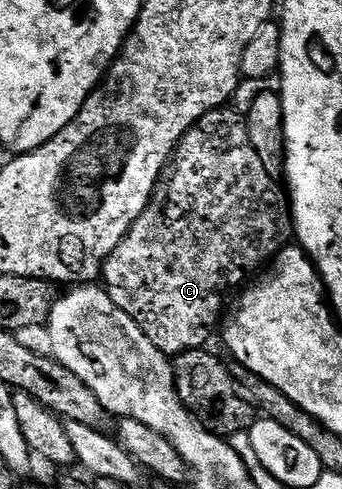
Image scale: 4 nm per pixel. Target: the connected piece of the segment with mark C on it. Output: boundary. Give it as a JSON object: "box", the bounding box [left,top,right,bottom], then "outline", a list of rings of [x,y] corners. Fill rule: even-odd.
{"box":[102,110,294,357],"outline":[[[228,110],[206,113],[187,131],[171,160],[168,184],[166,179],[162,193],[153,198],[142,217],[134,221],[118,249],[114,249],[104,262],[102,286],[114,305],[130,313],[142,333],[146,333],[156,348],[169,357],[184,351],[201,350],[211,337],[216,322],[218,327],[225,314],[224,302],[228,294],[235,287],[243,288],[253,276],[263,272],[277,253],[289,246],[294,235],[285,188],[266,173],[254,145],[250,145],[247,118],[241,112],[239,115]]]}

